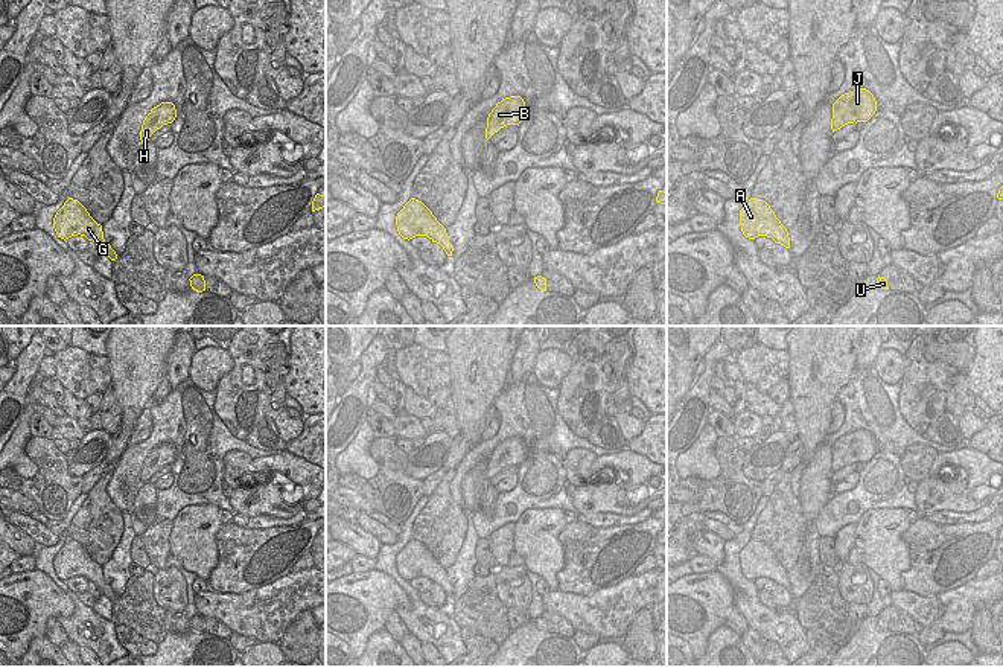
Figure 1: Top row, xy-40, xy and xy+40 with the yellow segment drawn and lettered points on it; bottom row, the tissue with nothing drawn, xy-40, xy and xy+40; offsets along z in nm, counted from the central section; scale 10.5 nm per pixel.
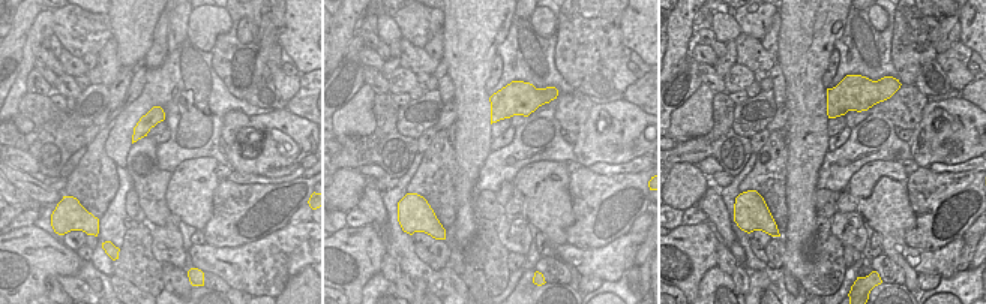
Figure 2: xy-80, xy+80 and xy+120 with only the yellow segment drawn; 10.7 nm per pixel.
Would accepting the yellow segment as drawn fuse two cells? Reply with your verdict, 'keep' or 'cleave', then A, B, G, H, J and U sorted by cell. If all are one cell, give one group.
keep | A B G H J U

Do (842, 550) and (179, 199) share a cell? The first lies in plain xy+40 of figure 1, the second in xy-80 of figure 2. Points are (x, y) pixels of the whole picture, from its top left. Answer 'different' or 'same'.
different

